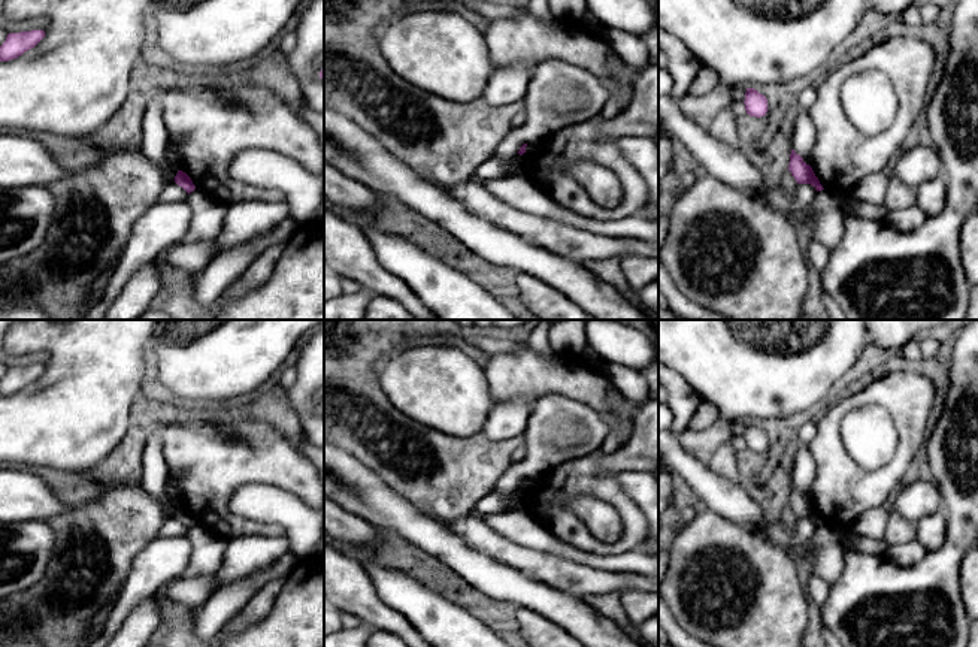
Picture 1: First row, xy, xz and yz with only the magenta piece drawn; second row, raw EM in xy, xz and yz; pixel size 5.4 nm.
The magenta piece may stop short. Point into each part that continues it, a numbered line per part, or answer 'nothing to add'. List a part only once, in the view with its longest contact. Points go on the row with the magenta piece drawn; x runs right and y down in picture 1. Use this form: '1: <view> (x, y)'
nothing to add

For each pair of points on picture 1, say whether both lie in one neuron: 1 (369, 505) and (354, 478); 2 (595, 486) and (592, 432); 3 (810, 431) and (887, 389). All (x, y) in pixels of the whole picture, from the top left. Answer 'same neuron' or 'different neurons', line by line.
1: same neuron
2: different neurons
3: different neurons

